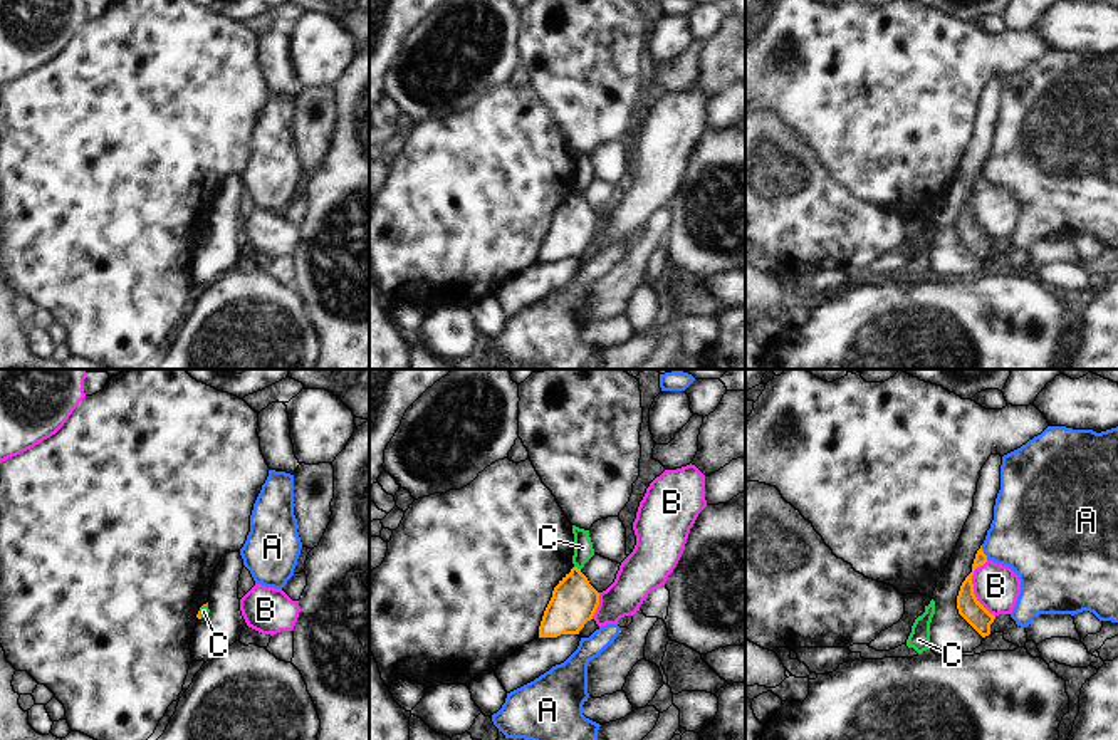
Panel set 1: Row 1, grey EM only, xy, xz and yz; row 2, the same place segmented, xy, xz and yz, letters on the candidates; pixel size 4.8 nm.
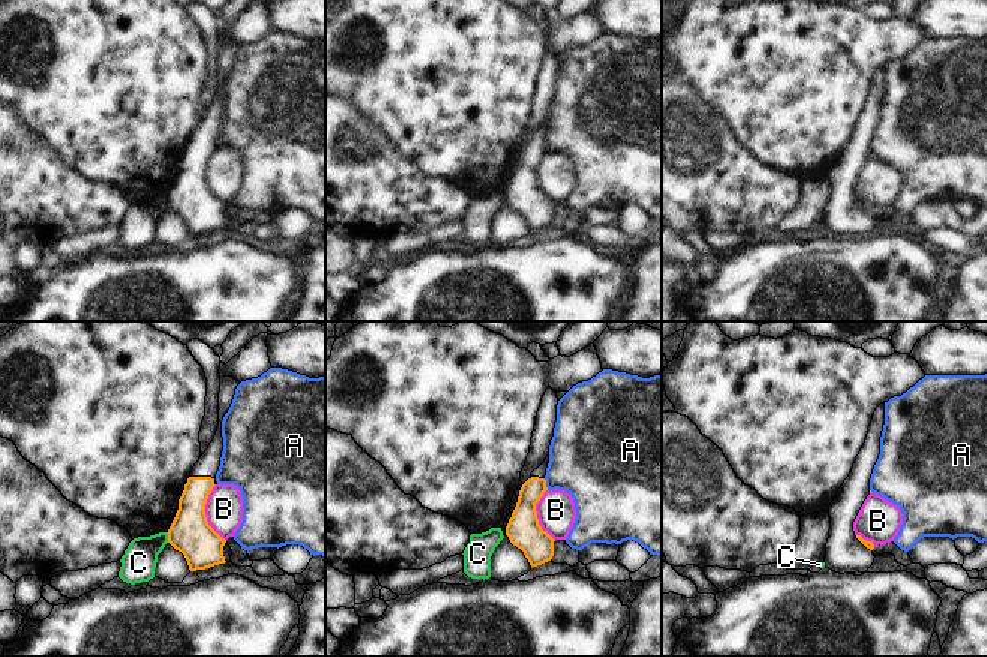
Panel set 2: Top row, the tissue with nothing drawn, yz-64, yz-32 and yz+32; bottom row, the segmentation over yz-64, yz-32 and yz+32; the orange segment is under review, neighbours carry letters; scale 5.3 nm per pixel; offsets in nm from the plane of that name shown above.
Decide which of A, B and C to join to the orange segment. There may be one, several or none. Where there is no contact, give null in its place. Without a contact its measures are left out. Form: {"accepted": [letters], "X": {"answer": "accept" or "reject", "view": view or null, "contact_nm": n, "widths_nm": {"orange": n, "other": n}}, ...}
{"accepted": [], "A": {"answer": "reject", "view": "yz", "contact_nm": 80, "widths_nm": {"orange": 100, "other": 380}}, "B": {"answer": "reject", "view": "yz", "contact_nm": 280, "widths_nm": {"orange": 110, "other": 220}}, "C": {"answer": "reject", "view": "xz", "contact_nm": 40, "widths_nm": {"orange": 220, "other": 100}}}

